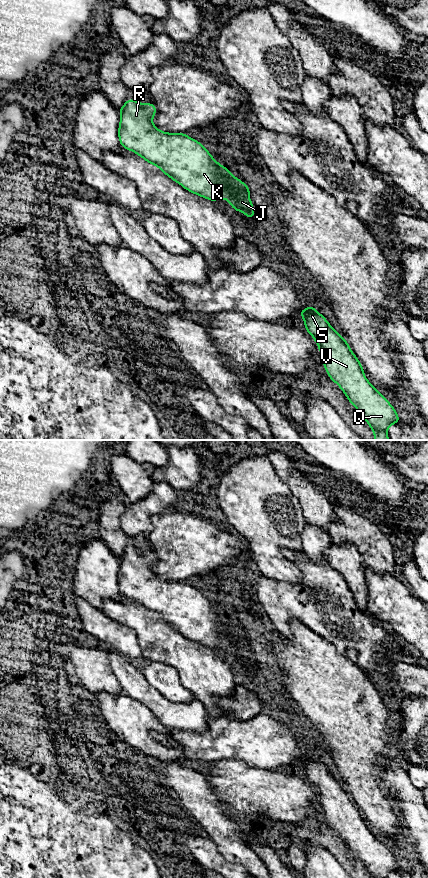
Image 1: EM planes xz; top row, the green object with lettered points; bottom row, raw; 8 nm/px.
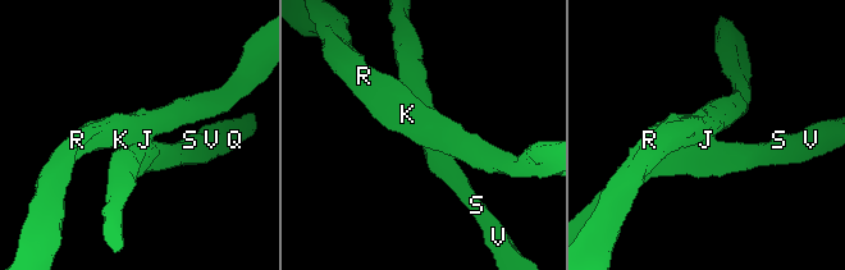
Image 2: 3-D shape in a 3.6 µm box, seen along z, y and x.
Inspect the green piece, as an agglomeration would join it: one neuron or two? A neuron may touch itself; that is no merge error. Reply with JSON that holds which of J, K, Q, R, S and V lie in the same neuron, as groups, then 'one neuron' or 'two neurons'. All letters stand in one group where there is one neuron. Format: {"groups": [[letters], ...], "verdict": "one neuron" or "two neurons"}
{"groups": [["J", "Q", "S", "V"], ["K", "R"]], "verdict": "two neurons"}

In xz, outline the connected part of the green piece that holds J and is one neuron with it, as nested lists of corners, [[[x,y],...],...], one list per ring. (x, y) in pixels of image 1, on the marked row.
[[[235,176],[233,177],[237,191],[231,196],[228,195],[227,200],[235,211],[242,212],[247,216],[247,218],[253,219],[255,210],[249,197],[251,187],[246,186],[242,180],[236,178]]]

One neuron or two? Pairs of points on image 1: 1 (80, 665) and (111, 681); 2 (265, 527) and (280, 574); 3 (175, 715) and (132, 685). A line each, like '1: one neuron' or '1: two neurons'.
1: one neuron
2: one neuron
3: one neuron

